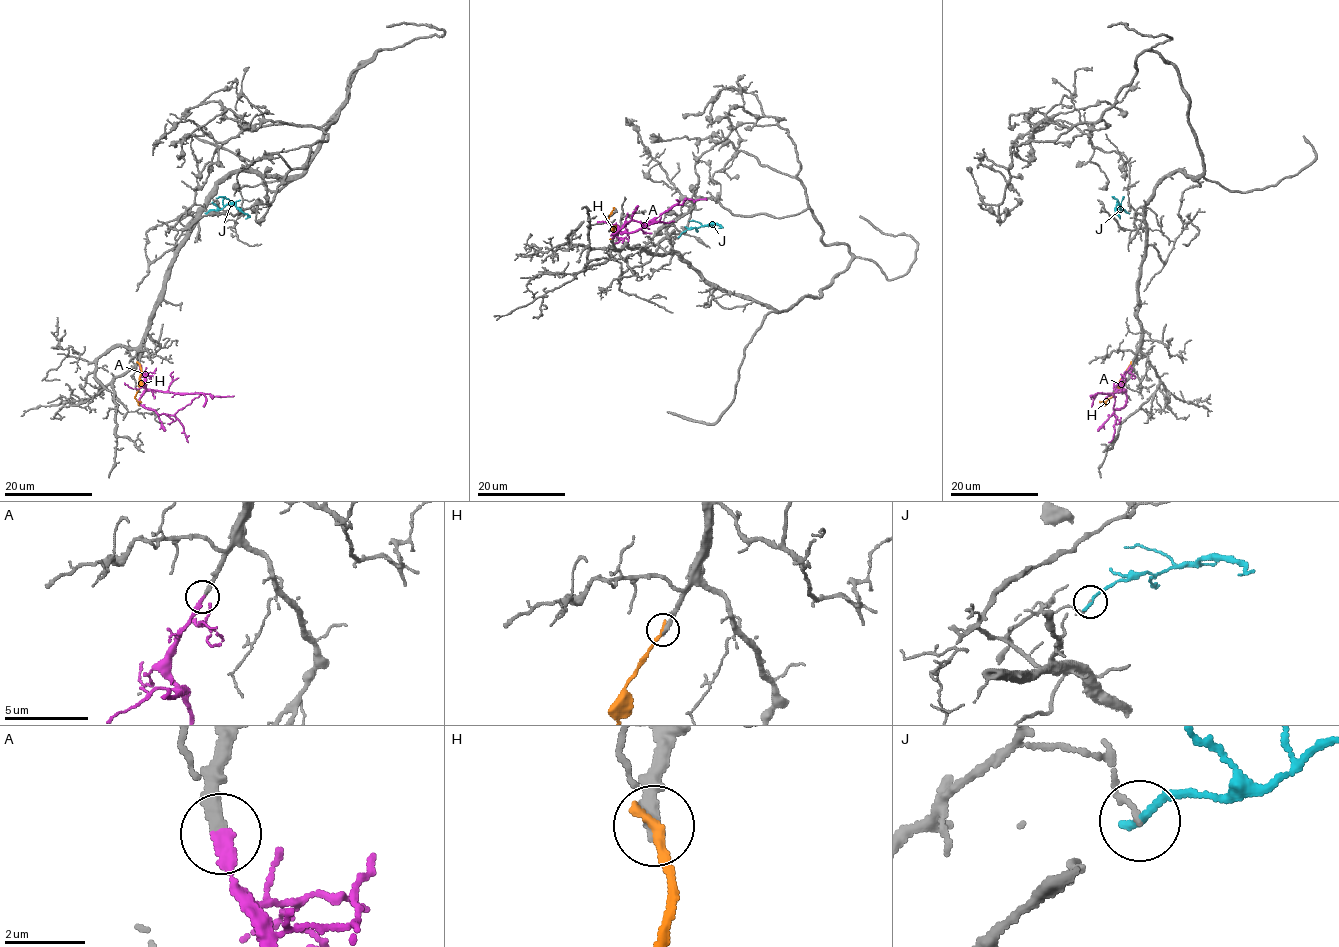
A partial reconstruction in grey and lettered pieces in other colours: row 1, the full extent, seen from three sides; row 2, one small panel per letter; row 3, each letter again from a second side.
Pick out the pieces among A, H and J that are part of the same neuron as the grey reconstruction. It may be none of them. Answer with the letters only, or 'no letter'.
A

